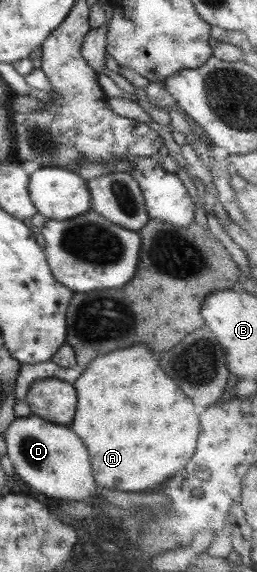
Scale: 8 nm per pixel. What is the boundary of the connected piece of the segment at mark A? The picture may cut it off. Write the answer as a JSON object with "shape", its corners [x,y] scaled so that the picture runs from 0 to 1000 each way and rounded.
{"shape":[[[521,603],[374,624],[315,647],[284,675],[300,703],[268,747],[342,785],[358,834],[381,855],[560,858],[696,827],[747,801],[774,759],[770,715],[693,673],[630,652],[576,607]]]}

